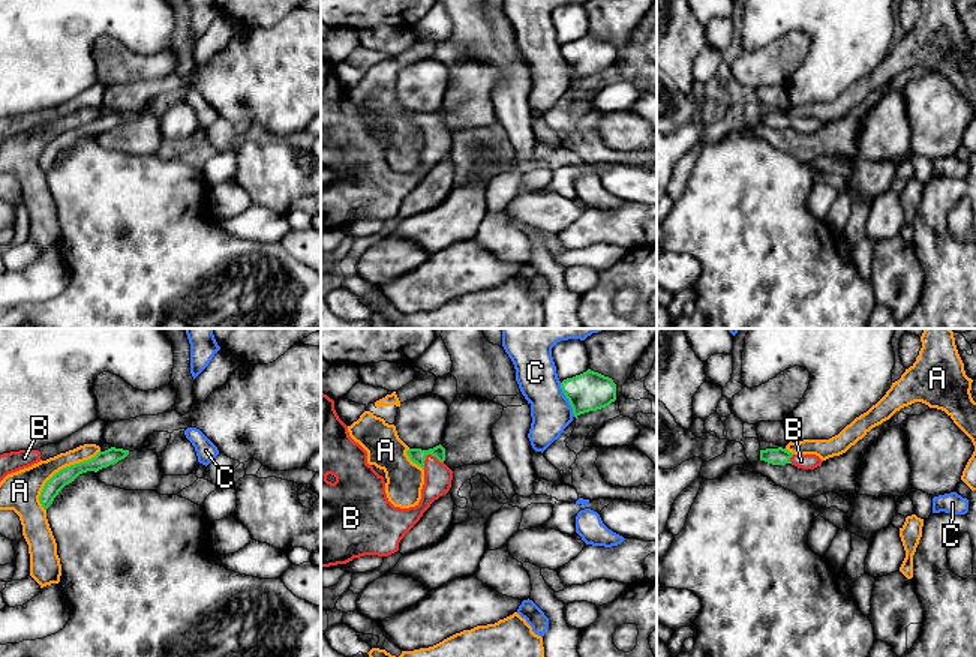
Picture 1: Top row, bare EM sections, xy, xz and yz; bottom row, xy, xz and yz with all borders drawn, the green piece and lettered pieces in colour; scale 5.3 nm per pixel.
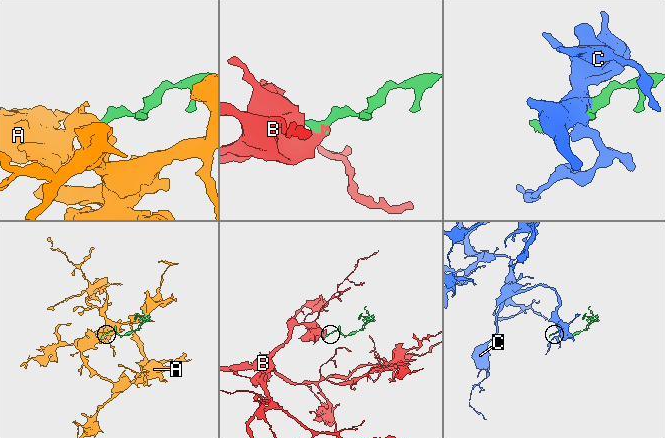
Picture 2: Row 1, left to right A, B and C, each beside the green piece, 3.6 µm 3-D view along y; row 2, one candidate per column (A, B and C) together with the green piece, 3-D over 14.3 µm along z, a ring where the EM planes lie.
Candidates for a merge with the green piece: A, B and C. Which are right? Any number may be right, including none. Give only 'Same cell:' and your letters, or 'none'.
Same cell: B

